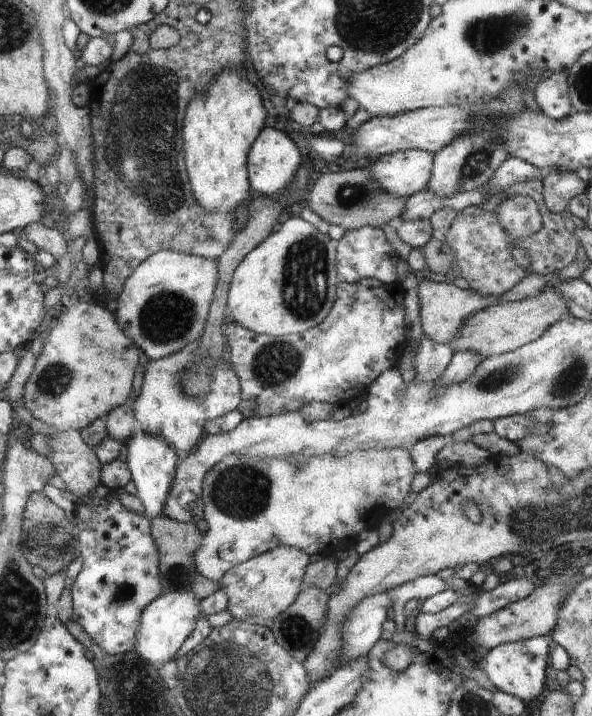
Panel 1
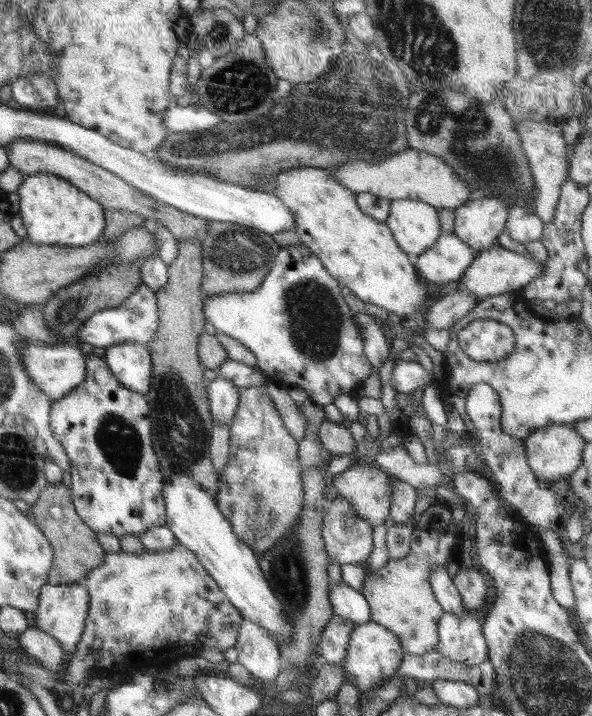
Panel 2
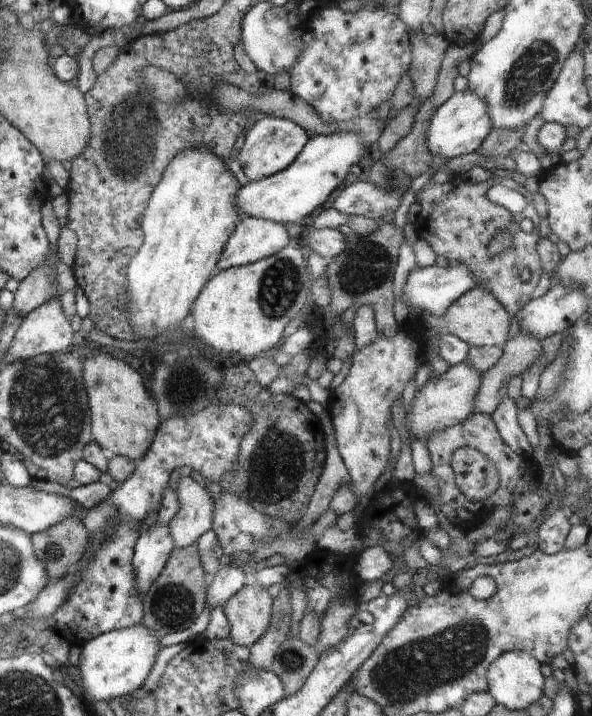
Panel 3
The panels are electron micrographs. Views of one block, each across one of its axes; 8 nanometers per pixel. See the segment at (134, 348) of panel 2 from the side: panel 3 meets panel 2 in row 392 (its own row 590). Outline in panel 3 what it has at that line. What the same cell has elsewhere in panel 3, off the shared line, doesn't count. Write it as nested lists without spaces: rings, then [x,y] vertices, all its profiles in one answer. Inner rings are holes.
[[[155,523],[139,533],[132,561],[139,593],[144,594],[160,576],[174,549],[169,525]]]

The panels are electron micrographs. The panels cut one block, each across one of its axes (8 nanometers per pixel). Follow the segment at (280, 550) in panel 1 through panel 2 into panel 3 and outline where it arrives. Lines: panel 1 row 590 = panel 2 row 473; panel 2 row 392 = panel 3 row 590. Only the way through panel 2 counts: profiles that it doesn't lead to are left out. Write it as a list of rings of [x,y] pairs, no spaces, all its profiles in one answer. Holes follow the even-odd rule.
[[[245,585],[222,608],[229,622],[229,637],[234,644],[250,648],[269,630],[273,598],[258,586]]]

